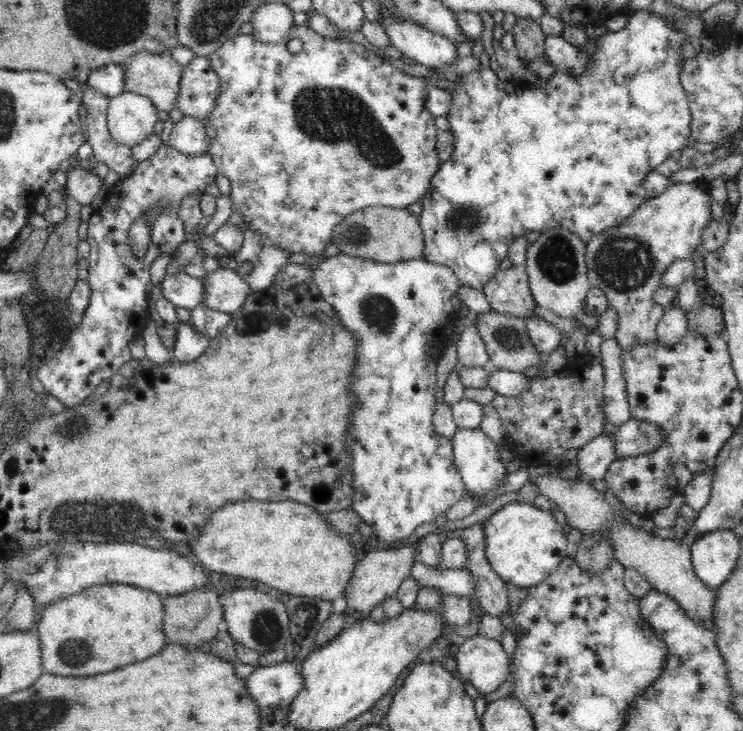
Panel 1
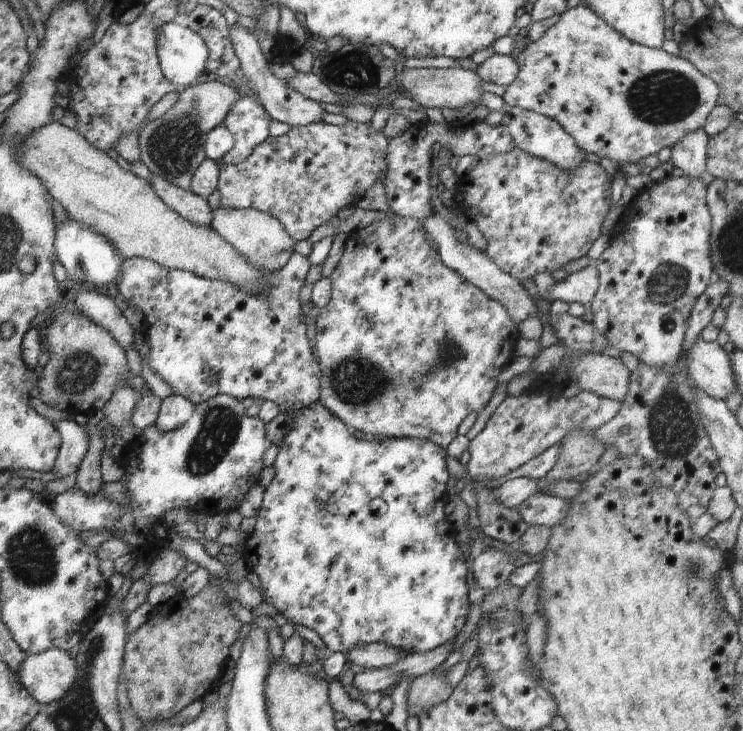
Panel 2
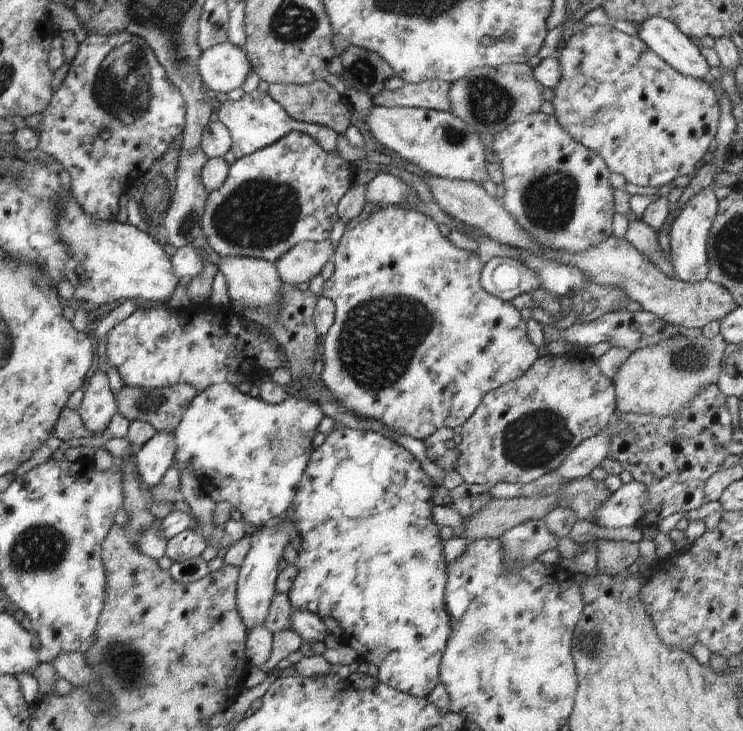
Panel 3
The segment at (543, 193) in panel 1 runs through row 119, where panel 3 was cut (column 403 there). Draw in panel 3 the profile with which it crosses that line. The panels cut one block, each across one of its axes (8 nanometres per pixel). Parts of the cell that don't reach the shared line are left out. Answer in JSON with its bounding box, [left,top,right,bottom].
[283,427,451,697]

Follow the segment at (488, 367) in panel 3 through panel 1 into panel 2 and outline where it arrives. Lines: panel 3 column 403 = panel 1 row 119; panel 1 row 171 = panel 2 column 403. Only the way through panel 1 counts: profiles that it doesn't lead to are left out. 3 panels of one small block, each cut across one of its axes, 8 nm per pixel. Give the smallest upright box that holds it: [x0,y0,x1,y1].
[316,212,516,449]

